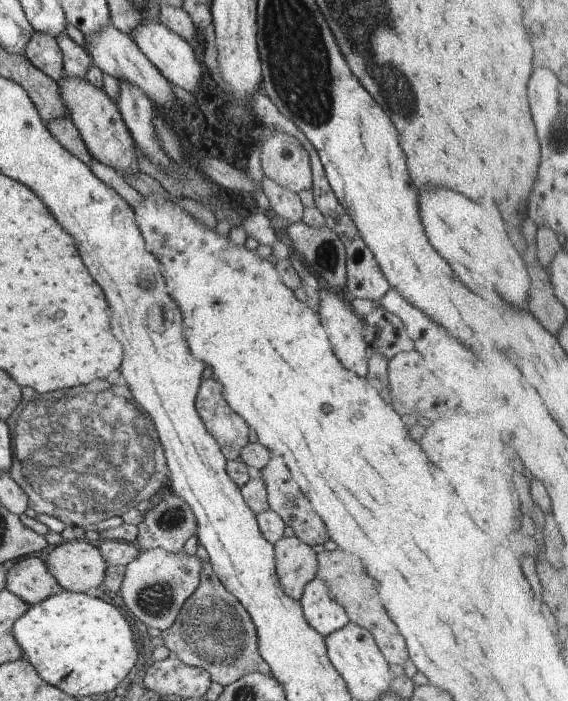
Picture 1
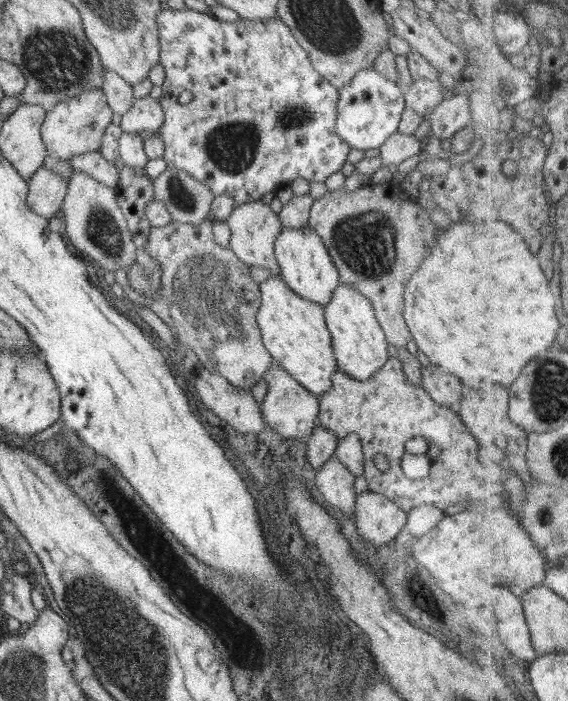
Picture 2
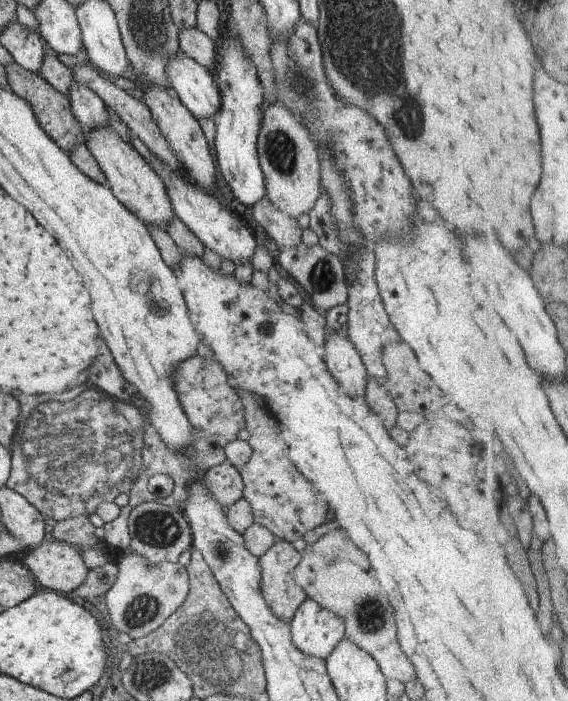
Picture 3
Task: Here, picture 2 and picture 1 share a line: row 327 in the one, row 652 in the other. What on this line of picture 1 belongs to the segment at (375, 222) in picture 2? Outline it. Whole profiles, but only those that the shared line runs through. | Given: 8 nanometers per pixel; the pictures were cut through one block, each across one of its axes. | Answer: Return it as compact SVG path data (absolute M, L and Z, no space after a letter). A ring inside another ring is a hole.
M324 551L318 552L318 580L322 580L330 592L330 598L336 602L336 604L342 604L342 608L346 610L346 616L350 616L350 622L366 628L372 636L374 636L374 642L378 644L380 652L384 654L389 666L392 664L398 664L402 666L409 658L409 654L406 654L406 644L404 644L404 638L398 634L396 630L396 624L388 618L386 609L382 608L380 604L380 598L378 598L378 592L376 592L376 584L374 580L366 574L366 568L362 568L362 560L352 560L352 556L348 556L348 552L344 554L338 554L337 551Z

